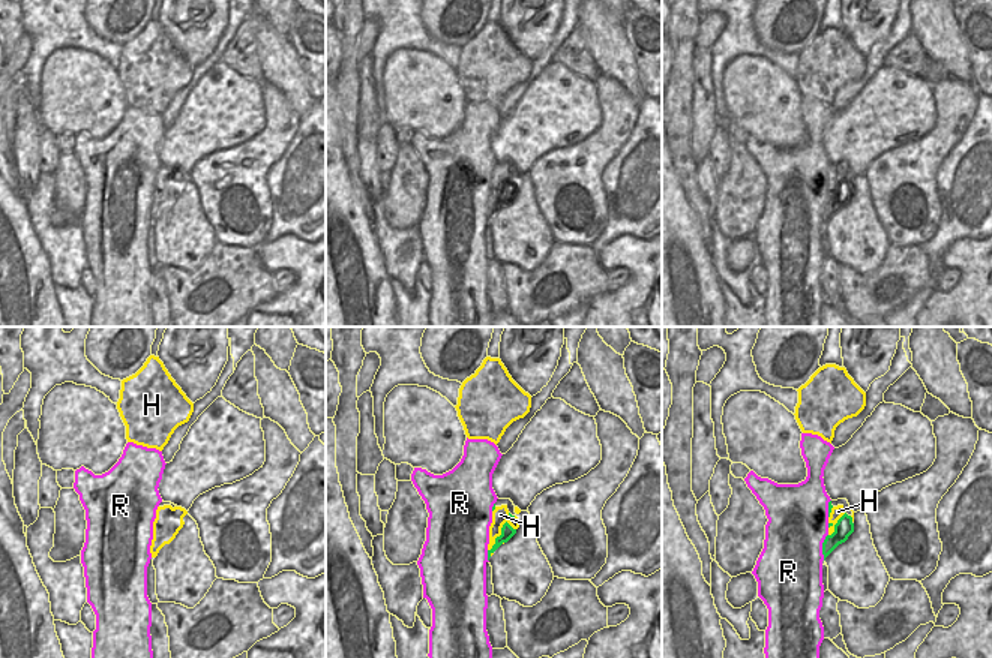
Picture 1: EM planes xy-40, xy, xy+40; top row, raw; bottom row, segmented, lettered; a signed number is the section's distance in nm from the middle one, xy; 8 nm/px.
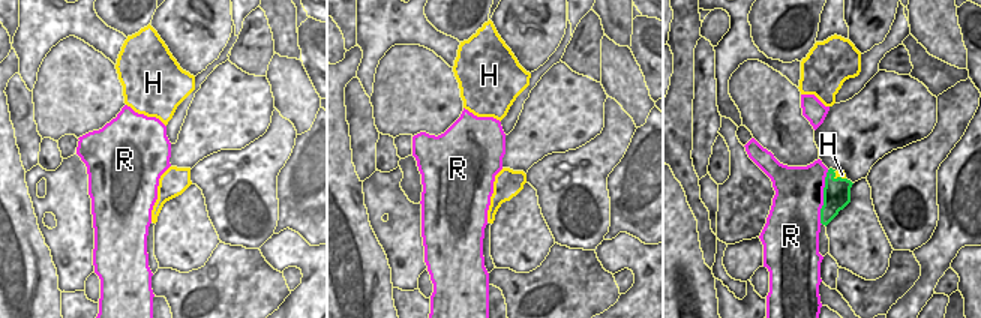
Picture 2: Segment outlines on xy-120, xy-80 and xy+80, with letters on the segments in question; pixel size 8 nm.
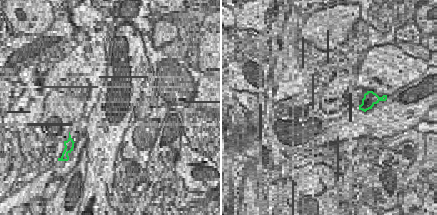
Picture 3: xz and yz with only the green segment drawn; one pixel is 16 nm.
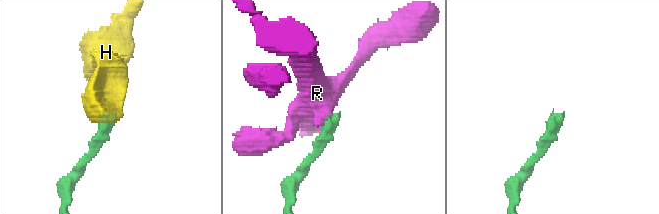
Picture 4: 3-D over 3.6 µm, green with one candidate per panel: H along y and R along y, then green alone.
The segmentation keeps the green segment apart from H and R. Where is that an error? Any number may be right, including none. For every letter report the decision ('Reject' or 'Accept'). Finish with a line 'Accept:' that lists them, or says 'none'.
H: Accept
R: Reject
Accept: H.

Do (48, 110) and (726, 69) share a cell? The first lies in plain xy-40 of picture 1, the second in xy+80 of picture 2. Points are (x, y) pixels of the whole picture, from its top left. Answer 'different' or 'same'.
different

